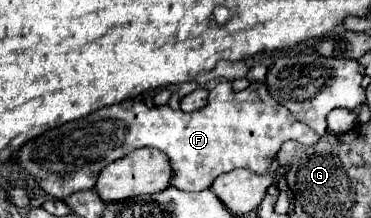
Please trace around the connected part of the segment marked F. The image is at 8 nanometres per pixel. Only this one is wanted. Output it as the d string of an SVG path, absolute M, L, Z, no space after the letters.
M218 82L210 90L208 104L196 112L186 114L182 110L172 110L170 106L148 108L140 98L130 98L36 136L18 150L16 162L34 162L42 166L34 174L38 186L52 198L62 200L78 190L92 190L106 164L136 148L150 146L170 156L174 168L172 186L186 192L200 192L206 190L216 176L234 168L266 174L278 148L288 140L315 144L319 139L312 128L298 122L288 108L282 108L282 104L266 92L266 84L254 82L238 92L236 98L230 82Z

